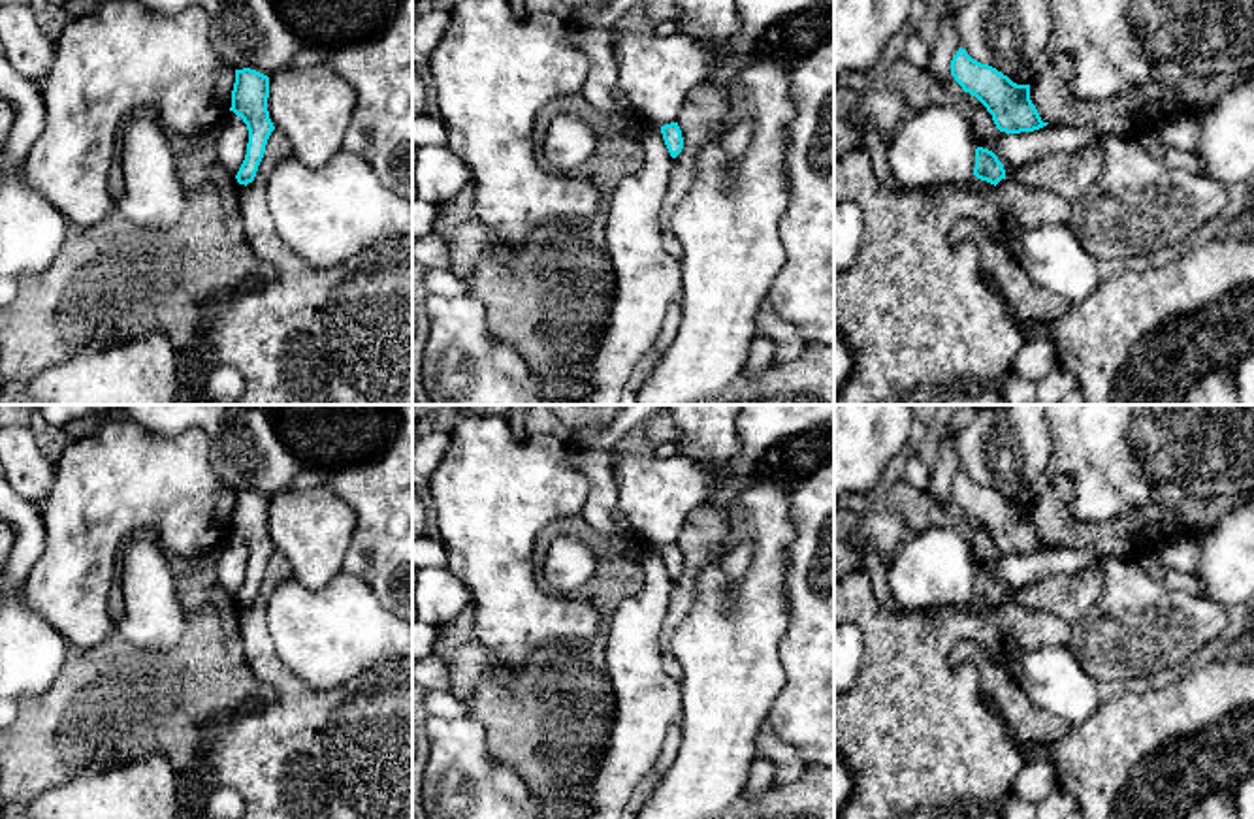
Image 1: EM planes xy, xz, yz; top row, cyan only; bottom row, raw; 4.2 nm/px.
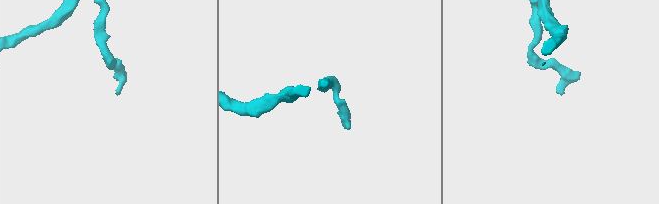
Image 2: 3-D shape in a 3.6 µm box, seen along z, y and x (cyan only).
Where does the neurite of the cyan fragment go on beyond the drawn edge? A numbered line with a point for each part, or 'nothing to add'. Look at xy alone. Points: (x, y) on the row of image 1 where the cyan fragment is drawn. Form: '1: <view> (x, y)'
nothing to add

